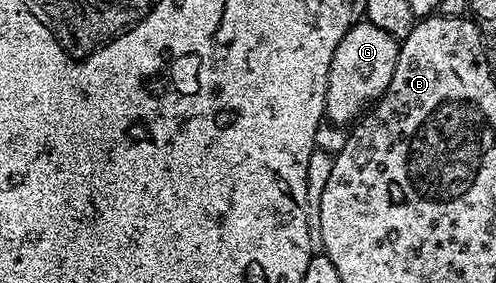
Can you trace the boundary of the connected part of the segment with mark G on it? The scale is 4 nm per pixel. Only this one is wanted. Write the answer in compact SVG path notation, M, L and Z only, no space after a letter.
M369 21L356 22L334 53L329 94L326 97L326 118L338 126L361 119L390 89L399 49L399 39L384 32L384 28L376 28L376 24Z

